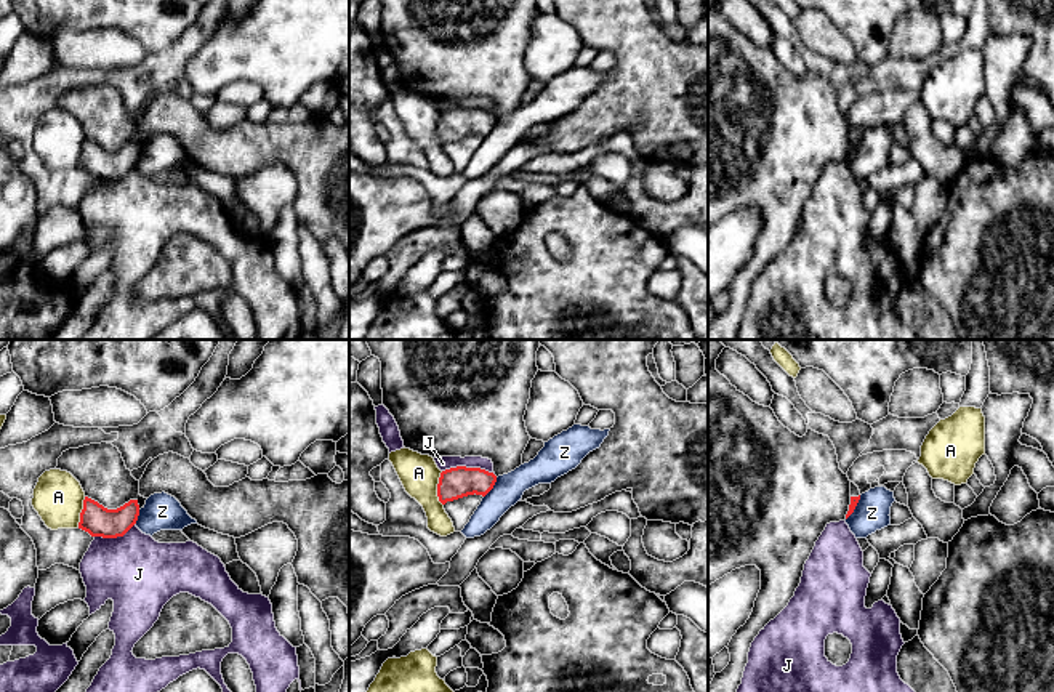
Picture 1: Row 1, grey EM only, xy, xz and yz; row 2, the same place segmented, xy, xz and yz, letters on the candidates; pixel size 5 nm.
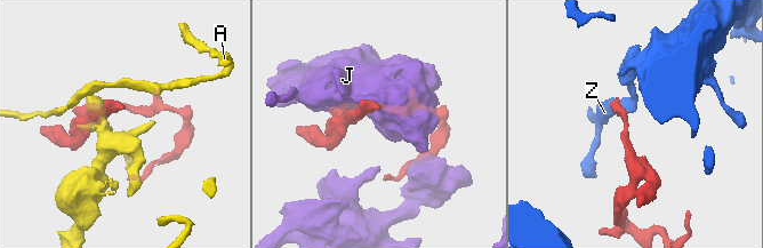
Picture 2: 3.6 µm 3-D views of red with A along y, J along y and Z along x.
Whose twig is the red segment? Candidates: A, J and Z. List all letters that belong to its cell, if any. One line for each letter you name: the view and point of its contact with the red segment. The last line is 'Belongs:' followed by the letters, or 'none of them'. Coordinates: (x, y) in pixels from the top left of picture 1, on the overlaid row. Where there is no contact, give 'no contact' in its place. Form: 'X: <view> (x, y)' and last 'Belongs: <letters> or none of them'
Belongs: none of them

